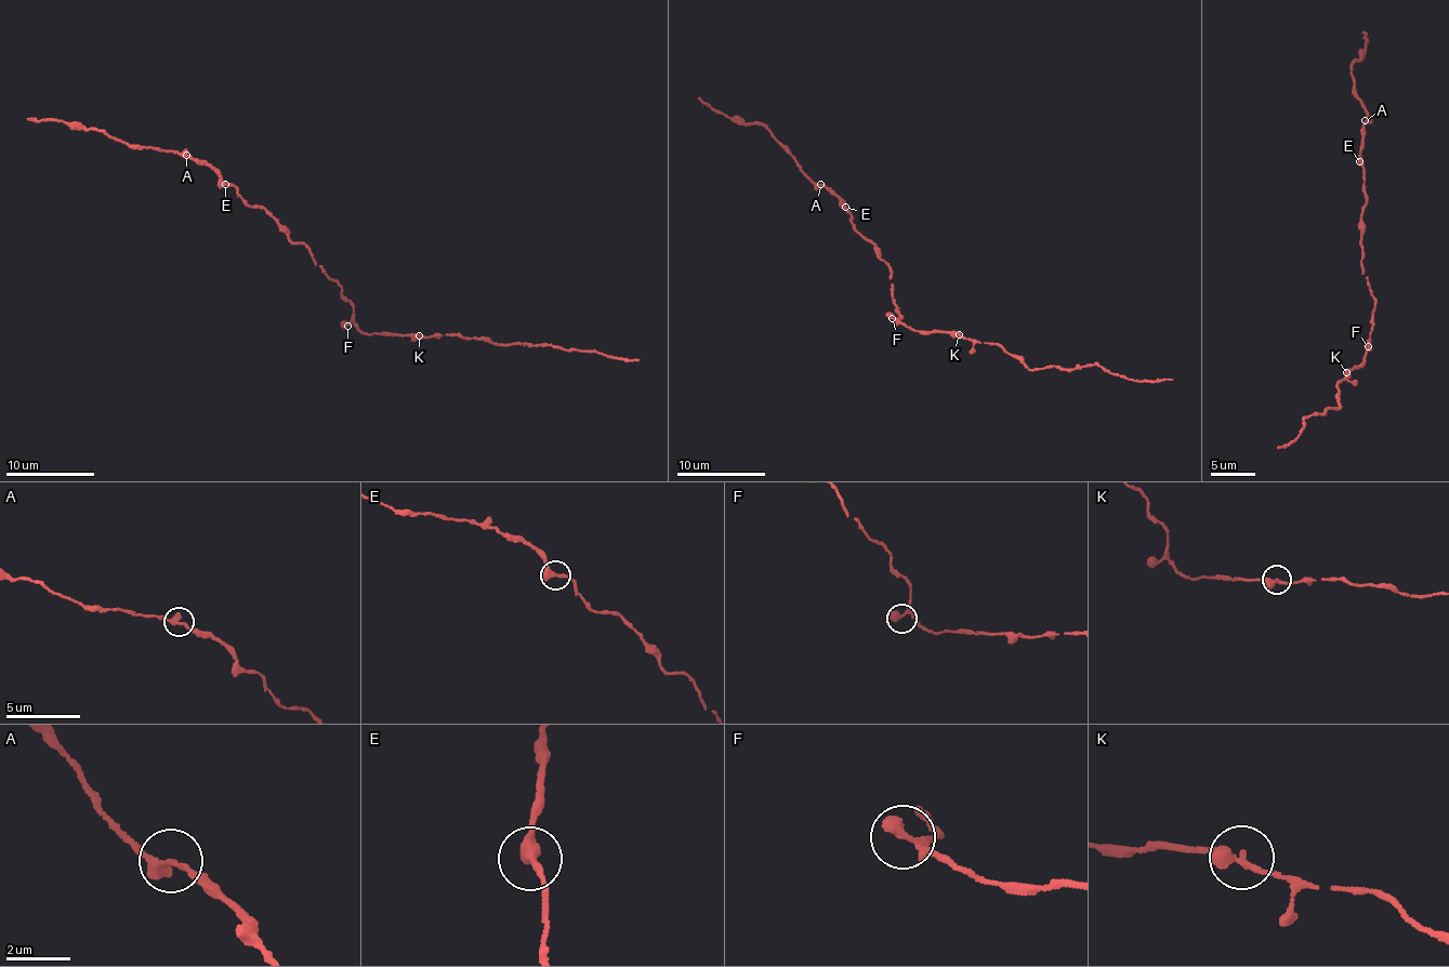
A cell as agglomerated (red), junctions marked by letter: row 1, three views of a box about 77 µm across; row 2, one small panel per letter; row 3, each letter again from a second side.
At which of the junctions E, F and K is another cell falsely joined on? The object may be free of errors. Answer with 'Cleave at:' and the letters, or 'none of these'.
Cleave at: none of these

